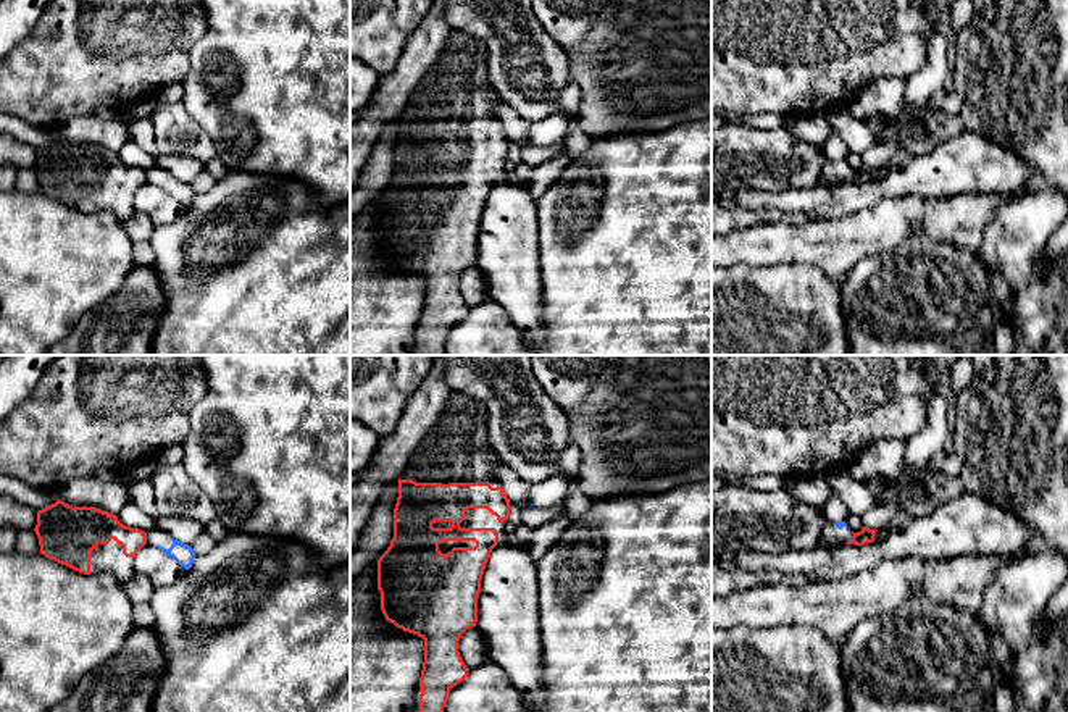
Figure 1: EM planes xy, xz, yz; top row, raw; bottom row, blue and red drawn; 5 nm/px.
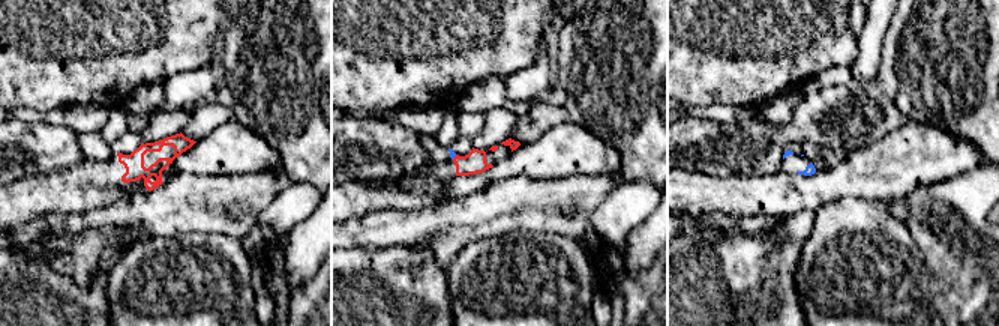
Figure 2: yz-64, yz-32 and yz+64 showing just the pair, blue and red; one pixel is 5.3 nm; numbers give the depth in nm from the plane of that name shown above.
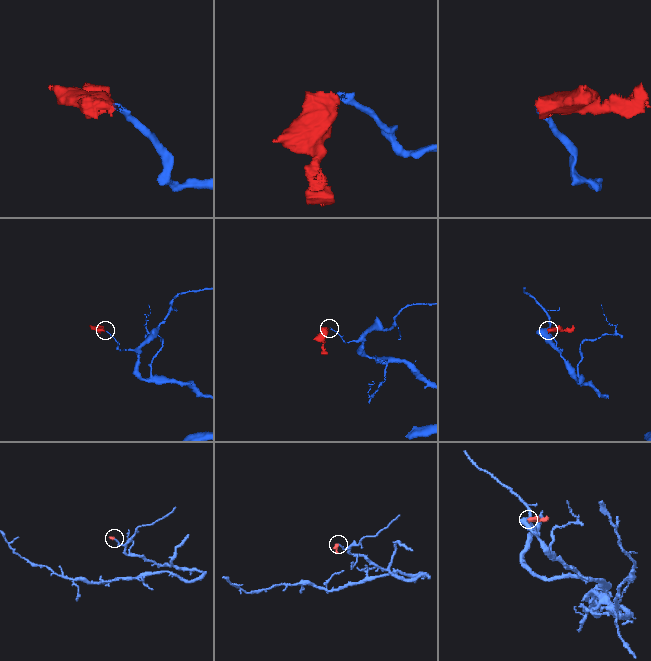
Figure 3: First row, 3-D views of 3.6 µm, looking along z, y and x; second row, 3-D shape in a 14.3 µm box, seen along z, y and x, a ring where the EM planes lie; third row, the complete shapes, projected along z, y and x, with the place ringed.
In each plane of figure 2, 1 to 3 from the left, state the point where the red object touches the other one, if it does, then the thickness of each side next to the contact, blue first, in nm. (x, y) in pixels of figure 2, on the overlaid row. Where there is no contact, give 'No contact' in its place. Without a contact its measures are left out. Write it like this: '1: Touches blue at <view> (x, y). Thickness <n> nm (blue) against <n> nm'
1: No contact
2: Touches blue at yz-32 (453, 156). Thickness 30 nm (blue) against 120 nm
3: No contact

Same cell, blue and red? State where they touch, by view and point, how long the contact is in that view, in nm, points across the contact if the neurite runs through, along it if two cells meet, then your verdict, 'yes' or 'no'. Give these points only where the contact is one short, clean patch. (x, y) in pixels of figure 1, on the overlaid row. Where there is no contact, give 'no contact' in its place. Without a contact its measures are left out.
no contact | no

